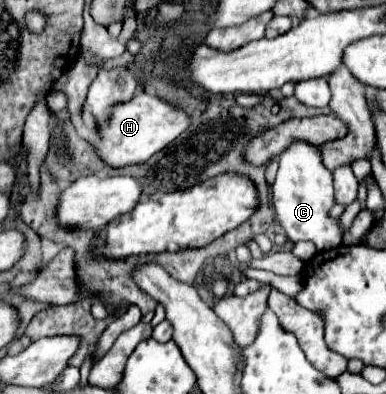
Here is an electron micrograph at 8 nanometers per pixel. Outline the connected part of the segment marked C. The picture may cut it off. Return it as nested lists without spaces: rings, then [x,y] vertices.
[[[307,141],[291,143],[279,155],[279,171],[271,189],[273,189],[273,205],[277,221],[283,225],[287,237],[293,243],[313,241],[319,251],[327,251],[331,247],[341,245],[343,229],[337,221],[329,219],[329,209],[335,205],[333,175],[327,167],[323,167],[323,159],[315,145]]]

